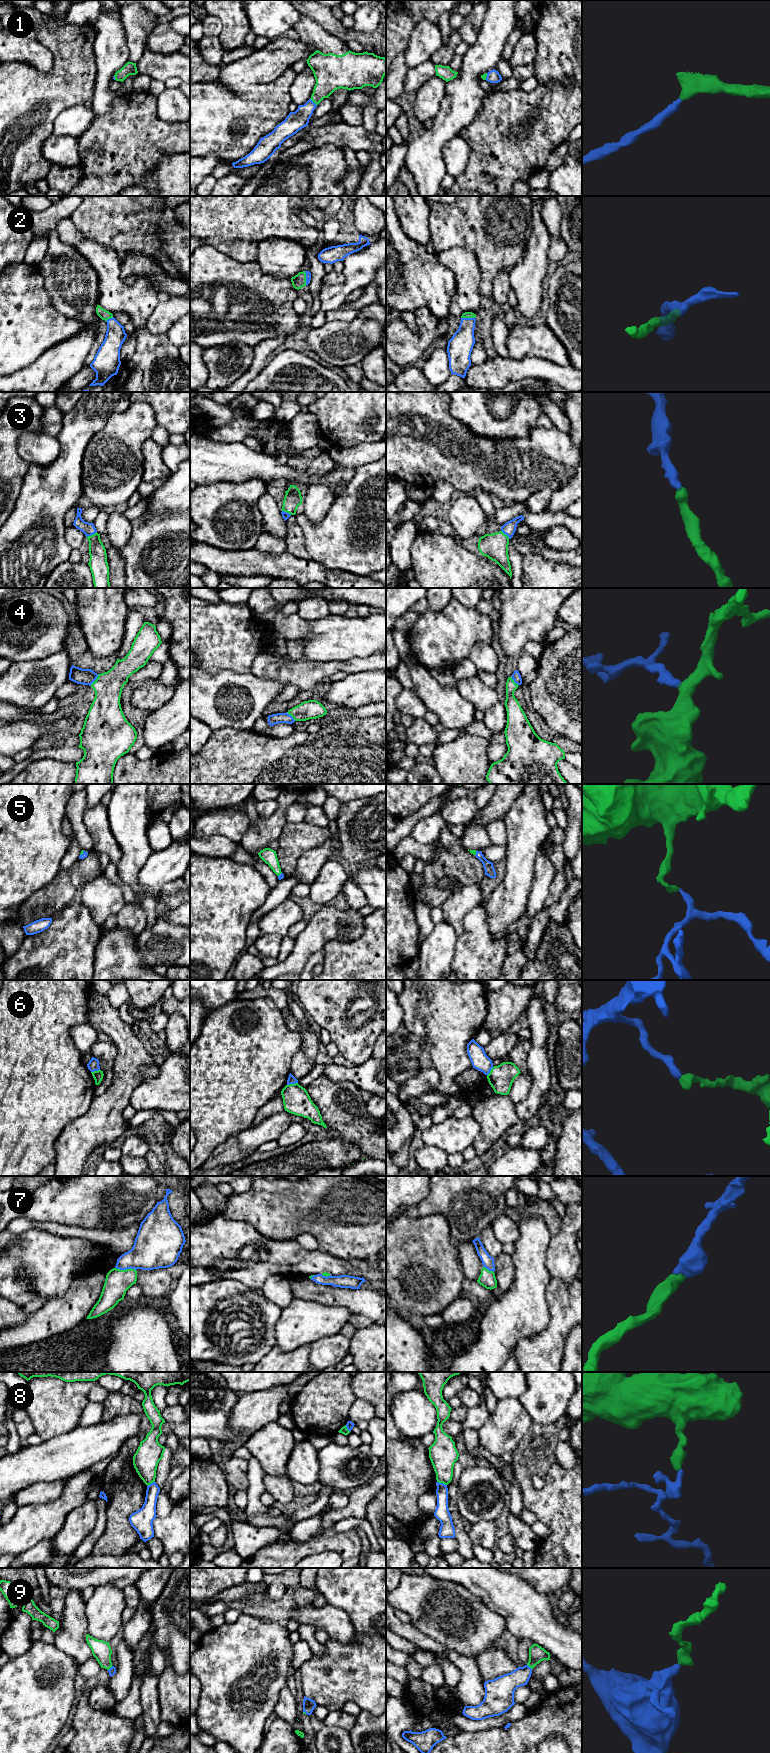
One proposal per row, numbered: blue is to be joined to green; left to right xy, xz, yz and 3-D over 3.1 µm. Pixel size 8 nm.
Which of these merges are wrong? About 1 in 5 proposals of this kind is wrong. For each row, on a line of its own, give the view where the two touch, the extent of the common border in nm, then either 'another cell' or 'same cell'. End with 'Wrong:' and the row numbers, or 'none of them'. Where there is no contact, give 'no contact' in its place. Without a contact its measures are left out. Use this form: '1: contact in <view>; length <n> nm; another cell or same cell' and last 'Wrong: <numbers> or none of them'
1: contact in xz; length 80 nm; same cell
2: contact in xz; length 110 nm; same cell
3: contact in xy; length 100 nm; same cell
4: contact in xy; length 120 nm; same cell
5: contact in xy; length 50 nm; same cell
6: contact in xz; length 90 nm; another cell
7: contact in xy; length 170 nm; same cell
8: contact in yz; length 90 nm; another cell
9: contact in yz; length 60 nm; same cell
Wrong: 6, 8

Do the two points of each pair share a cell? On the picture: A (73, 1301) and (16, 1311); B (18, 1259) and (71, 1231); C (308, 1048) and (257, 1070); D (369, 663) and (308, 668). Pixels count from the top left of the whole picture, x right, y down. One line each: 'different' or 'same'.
A: different
B: different
C: different
D: same

